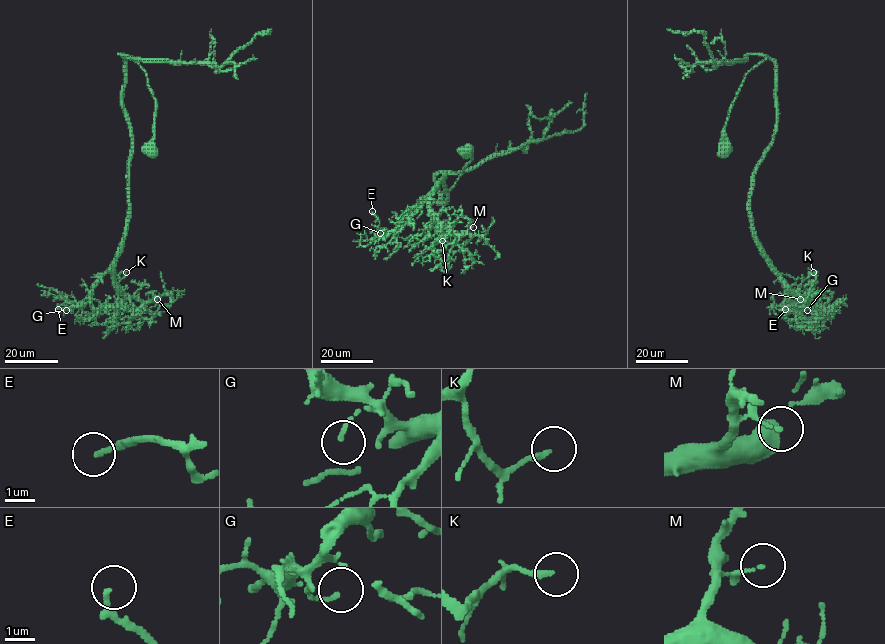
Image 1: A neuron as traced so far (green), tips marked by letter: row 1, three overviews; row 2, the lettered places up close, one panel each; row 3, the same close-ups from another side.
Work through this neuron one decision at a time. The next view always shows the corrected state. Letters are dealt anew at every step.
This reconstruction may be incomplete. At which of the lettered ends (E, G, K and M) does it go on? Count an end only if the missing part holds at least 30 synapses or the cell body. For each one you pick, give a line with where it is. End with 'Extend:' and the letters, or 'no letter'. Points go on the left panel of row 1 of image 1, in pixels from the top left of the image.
Extend: no letter

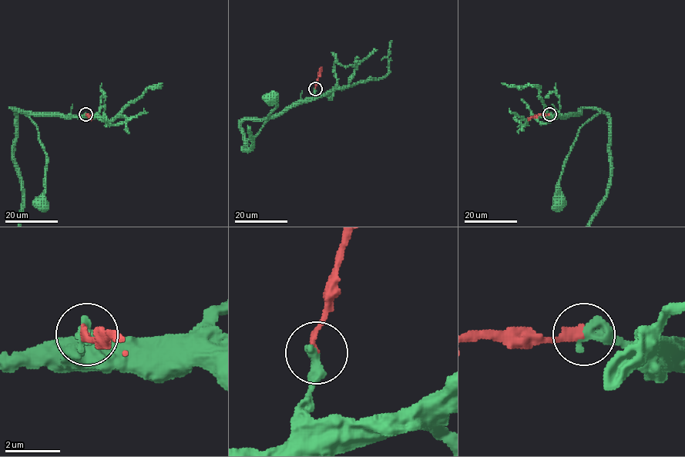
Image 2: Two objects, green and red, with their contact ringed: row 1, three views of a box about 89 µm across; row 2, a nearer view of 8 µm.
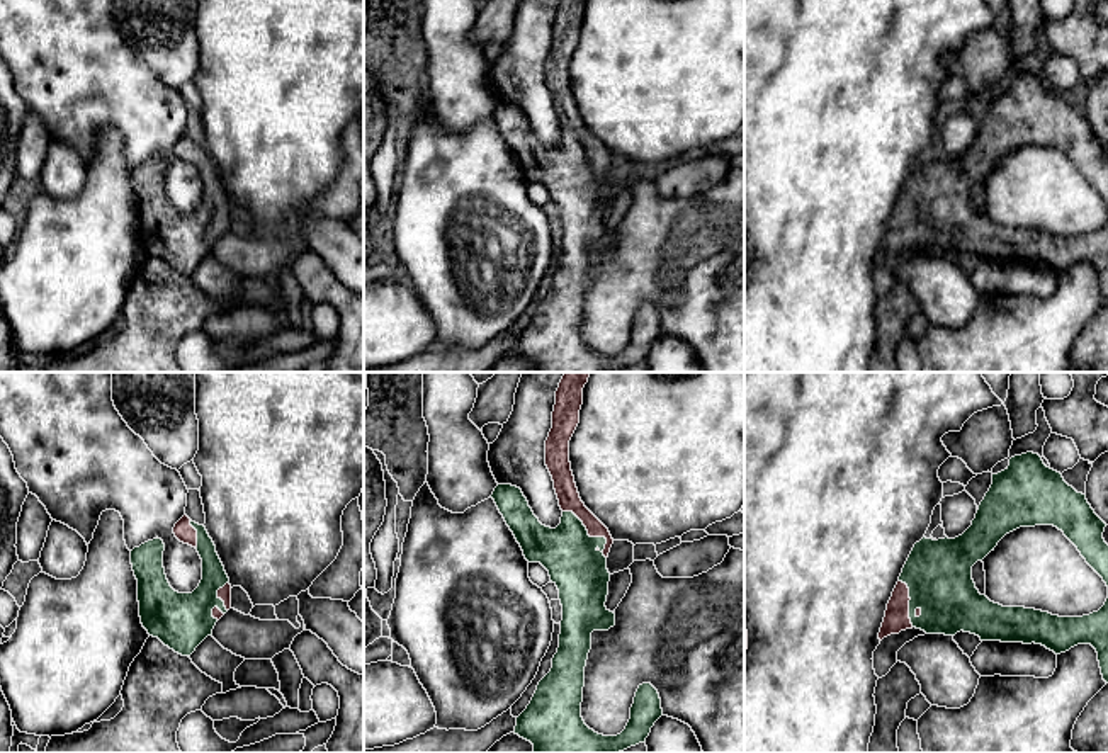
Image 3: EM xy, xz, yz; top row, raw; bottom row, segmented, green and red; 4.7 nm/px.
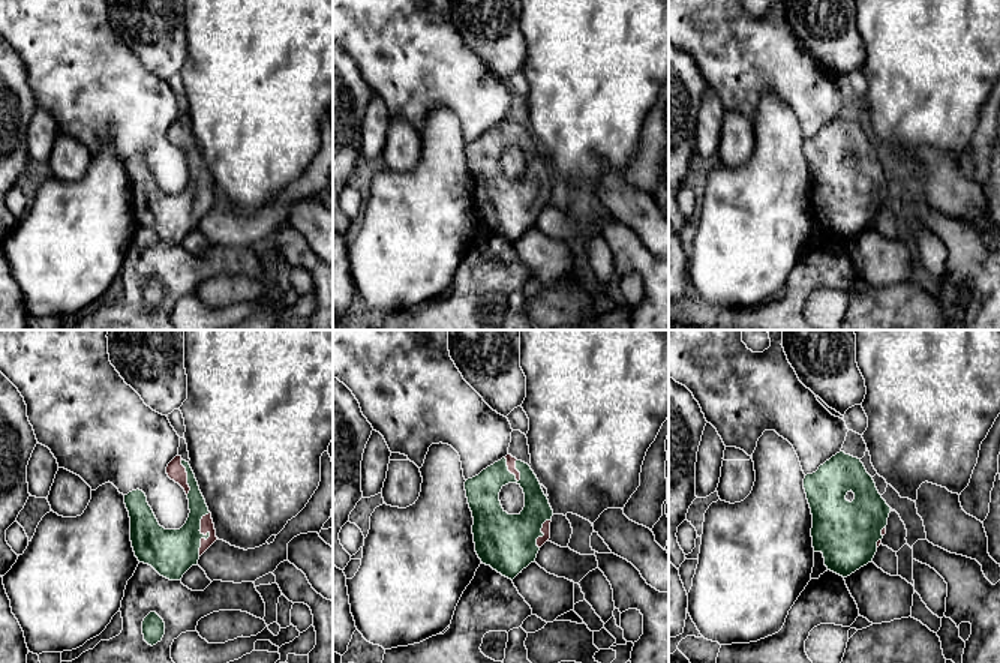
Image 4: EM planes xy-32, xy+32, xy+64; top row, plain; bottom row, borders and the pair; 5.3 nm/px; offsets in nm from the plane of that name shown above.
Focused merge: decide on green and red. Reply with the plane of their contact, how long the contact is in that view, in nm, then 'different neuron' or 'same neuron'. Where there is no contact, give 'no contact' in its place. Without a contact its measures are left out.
xz | 300 nm | same neuron

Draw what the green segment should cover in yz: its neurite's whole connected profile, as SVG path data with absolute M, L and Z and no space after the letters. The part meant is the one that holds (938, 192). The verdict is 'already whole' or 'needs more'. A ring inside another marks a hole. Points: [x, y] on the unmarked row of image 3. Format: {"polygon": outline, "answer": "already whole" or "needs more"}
{"polygon": "M1026 71L992 93L989 110L962 155L923 156L914 163L887 223L879 258L916 246L926 253L955 255L964 250L981 260L1035 262L1055 274L1091 263L1108 303L1108 218L1089 235L1059 236L1035 228L1003 226L975 207L972 185L994 170L1006 153L1035 144L1062 150L1108 206L1106 143L1086 114L1047 87L1038 73Z", "answer": "needs more"}

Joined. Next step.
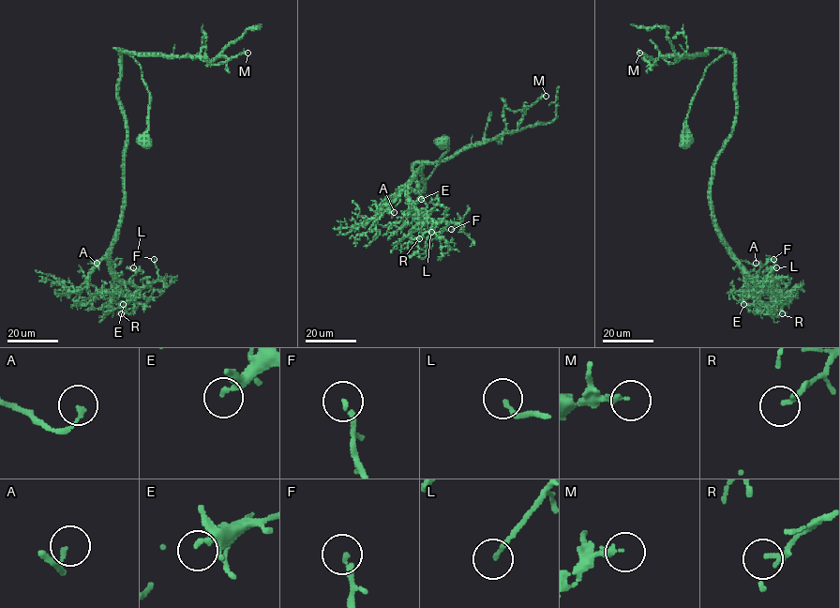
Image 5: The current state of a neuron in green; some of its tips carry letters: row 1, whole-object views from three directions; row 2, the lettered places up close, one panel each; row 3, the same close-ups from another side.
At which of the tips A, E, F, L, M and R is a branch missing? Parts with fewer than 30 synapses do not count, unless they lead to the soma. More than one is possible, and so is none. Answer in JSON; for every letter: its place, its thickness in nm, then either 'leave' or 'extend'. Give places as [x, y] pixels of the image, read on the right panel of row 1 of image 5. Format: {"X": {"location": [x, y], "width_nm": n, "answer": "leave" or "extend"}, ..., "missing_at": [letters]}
{"A": {"location": [756, 263], "width_nm": 140, "answer": "leave"}, "E": {"location": [743, 304], "width_nm": 200, "answer": "leave"}, "F": {"location": [773, 259], "width_nm": 200, "answer": "leave"}, "L": {"location": [776, 267], "width_nm": 160, "answer": "leave"}, "M": {"location": [639, 53], "width_nm": 190, "answer": "extend"}, "R": {"location": [782, 313], "width_nm": 200, "answer": "leave"}, "missing_at": ["M"]}

